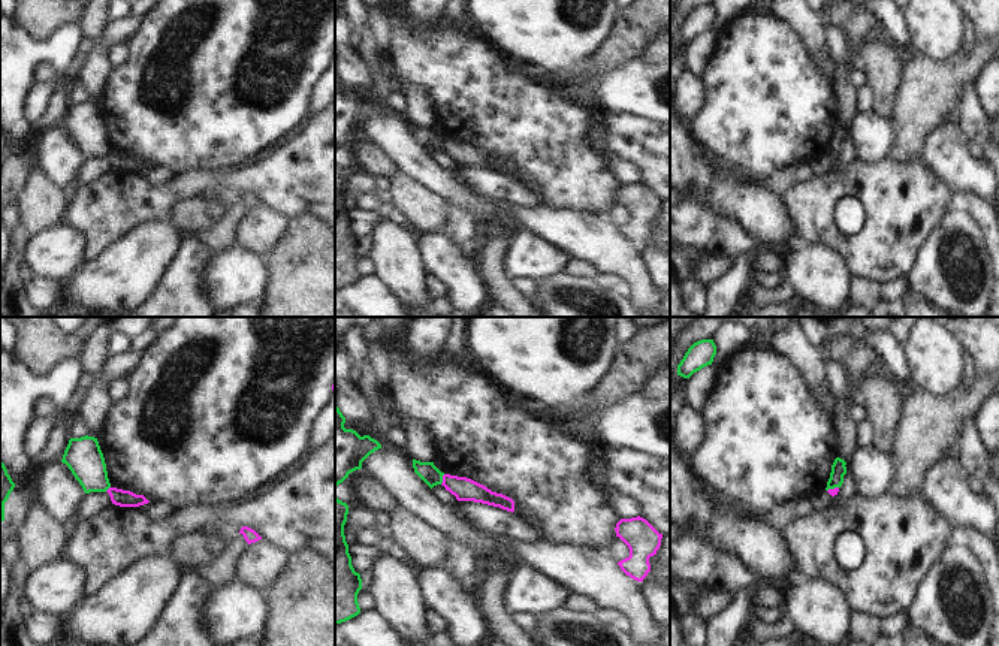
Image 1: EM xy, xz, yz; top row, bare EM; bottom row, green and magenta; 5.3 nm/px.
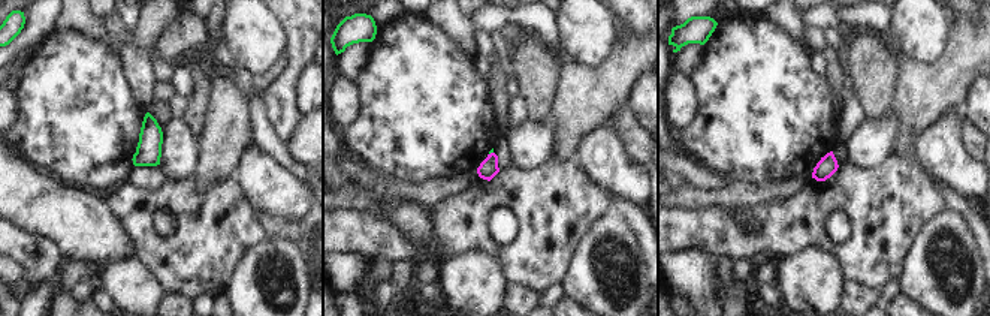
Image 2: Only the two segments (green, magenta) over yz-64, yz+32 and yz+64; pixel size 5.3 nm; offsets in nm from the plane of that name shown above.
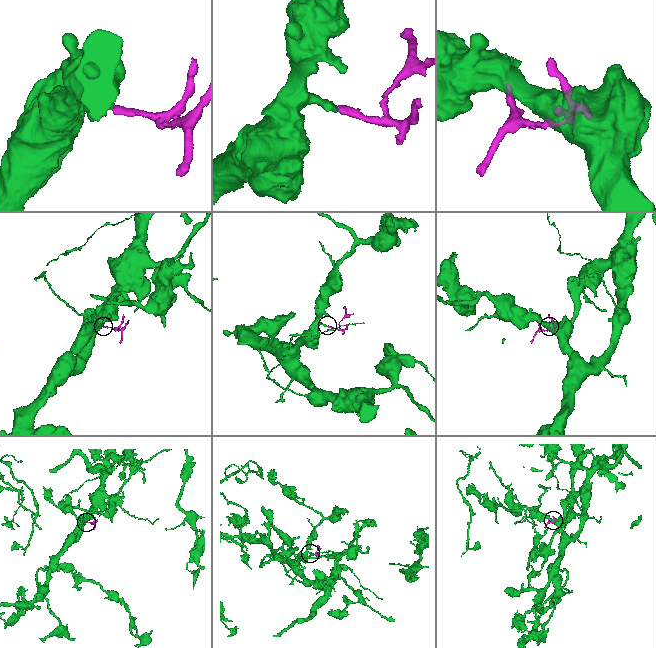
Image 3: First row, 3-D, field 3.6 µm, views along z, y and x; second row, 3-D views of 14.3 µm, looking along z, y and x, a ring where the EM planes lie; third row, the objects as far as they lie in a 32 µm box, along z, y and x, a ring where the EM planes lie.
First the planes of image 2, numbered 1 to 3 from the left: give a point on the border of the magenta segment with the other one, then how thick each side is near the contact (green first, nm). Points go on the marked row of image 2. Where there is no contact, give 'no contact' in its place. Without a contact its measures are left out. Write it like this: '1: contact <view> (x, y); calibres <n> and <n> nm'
1: no contact
2: contact yz+32 (491, 152); calibres 20 and 100 nm
3: no contact

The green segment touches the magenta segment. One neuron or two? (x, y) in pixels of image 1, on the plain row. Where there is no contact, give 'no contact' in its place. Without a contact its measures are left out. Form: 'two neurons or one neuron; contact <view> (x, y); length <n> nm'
two neurons; contact xz (441, 144); length 60 nm

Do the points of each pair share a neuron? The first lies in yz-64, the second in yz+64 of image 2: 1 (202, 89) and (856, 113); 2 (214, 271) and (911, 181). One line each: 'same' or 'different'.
1: different
2: same

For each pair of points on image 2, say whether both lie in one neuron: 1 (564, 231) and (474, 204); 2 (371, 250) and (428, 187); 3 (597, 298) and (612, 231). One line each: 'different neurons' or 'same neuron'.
1: same neuron
2: different neurons
3: same neuron

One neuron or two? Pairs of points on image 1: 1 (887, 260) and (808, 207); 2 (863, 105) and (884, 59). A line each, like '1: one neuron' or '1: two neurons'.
1: one neuron
2: two neurons

